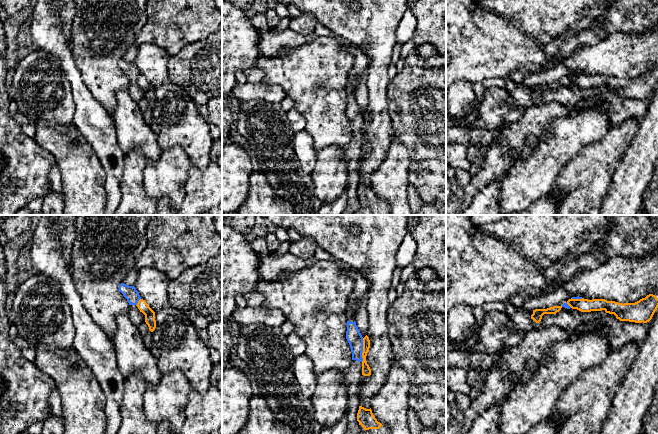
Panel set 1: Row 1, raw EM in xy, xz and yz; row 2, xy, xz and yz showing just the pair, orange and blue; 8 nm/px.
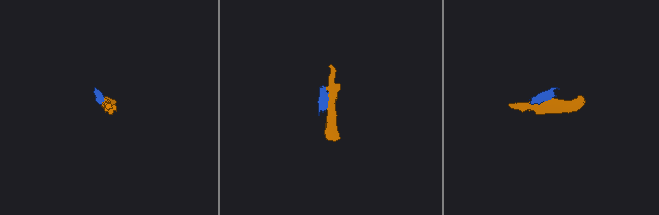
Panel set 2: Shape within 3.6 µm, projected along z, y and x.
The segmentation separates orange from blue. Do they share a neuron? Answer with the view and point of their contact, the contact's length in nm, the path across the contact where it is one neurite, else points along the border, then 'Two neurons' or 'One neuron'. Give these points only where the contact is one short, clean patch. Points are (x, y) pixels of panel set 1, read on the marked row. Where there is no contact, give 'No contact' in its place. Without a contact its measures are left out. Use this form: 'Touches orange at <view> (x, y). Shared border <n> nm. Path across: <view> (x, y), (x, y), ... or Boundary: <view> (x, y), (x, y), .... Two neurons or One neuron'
Touches orange at xz (363, 350). Shared border 190 nm. Boundary: xz (363, 338), (361, 361). Two neurons

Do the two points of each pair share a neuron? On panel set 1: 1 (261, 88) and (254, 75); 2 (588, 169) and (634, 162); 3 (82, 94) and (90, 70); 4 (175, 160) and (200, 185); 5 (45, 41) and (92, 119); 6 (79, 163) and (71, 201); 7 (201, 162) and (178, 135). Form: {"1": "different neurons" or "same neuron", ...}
{"1": "different neurons", "2": "different neurons", "3": "different neurons", "4": "different neurons", "5": "same neuron", "6": "same neuron", "7": "same neuron"}

